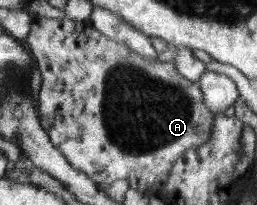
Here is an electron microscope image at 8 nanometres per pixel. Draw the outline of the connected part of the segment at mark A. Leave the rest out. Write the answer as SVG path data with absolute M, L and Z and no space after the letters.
M37 17L30 26L30 31L24 40L30 54L36 60L37 67L41 73L41 88L39 91L39 108L41 120L40 123L47 130L48 136L57 148L67 157L69 164L73 168L84 172L91 180L94 180L98 187L103 189L109 188L115 180L133 180L133 186L137 184L145 184L147 186L159 186L161 182L166 182L169 172L176 160L184 154L188 148L200 147L206 143L212 135L212 126L215 122L215 114L211 112L204 104L204 93L202 92L198 82L193 83L181 76L177 71L175 64L162 62L157 59L147 59L134 50L129 48L129 43L120 43L117 40L110 39L98 30L95 30L89 20L75 21L70 18L47 18Z

